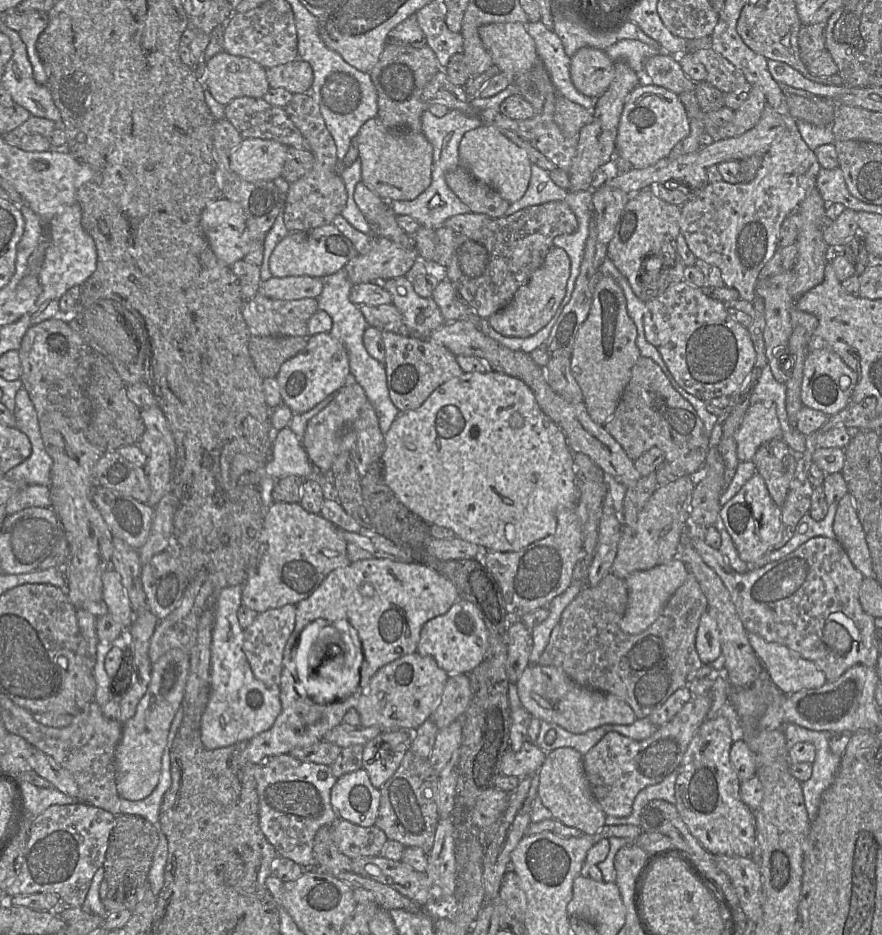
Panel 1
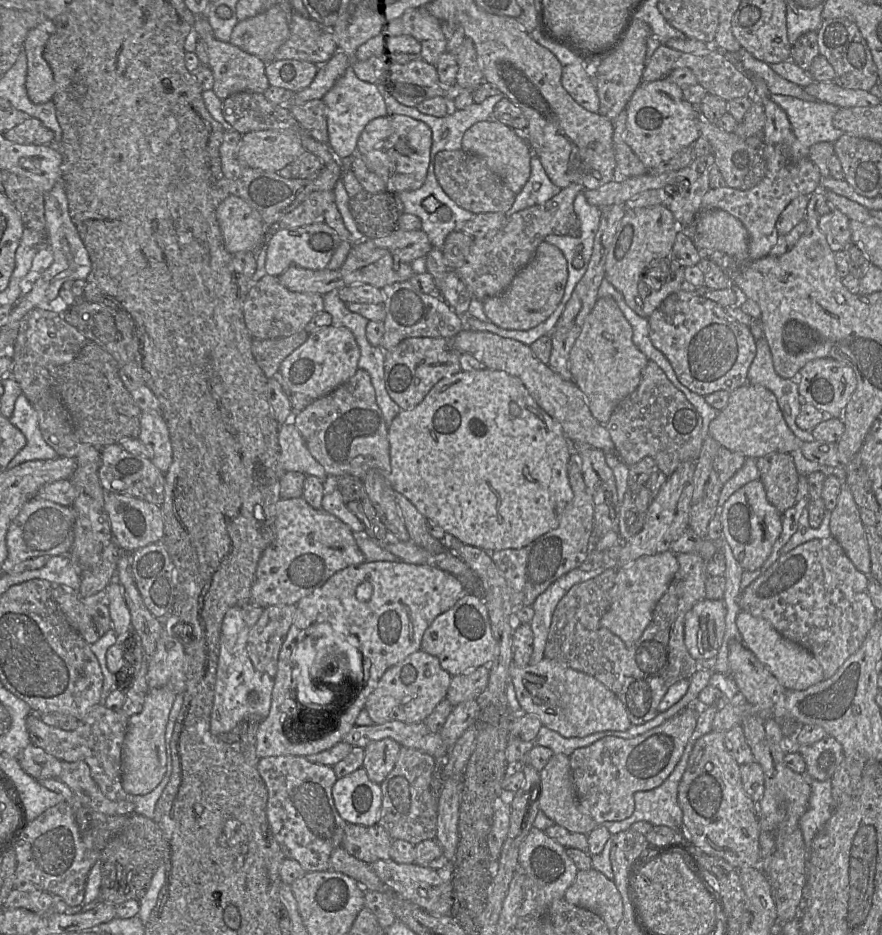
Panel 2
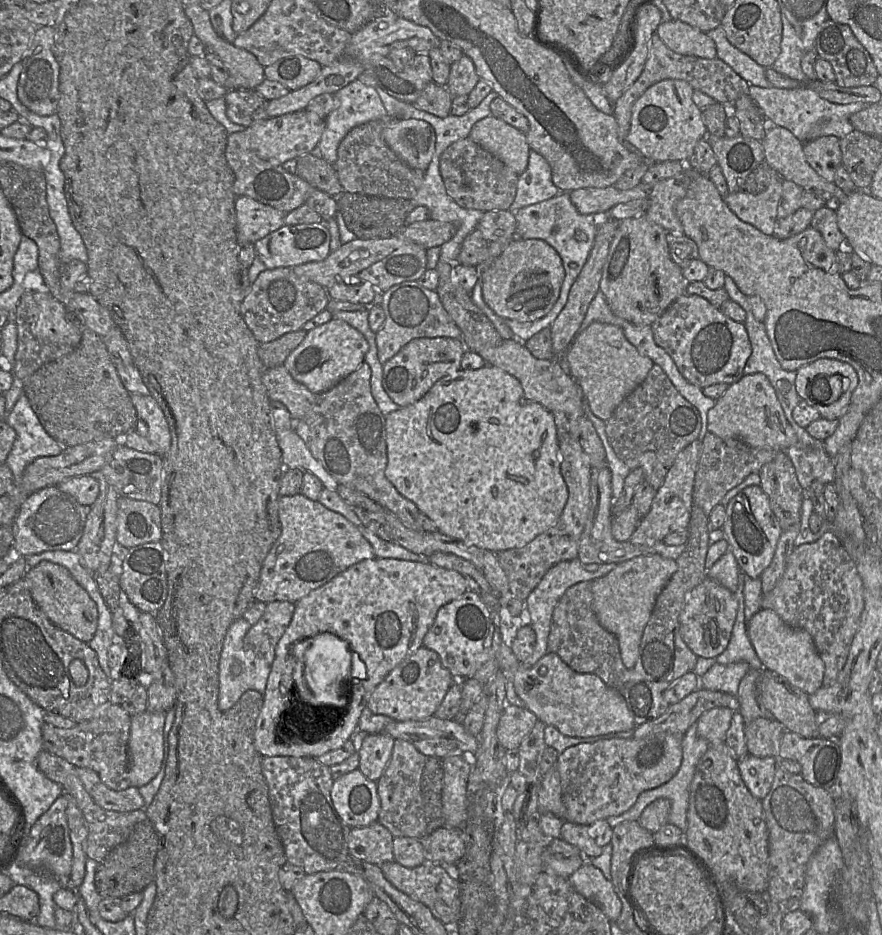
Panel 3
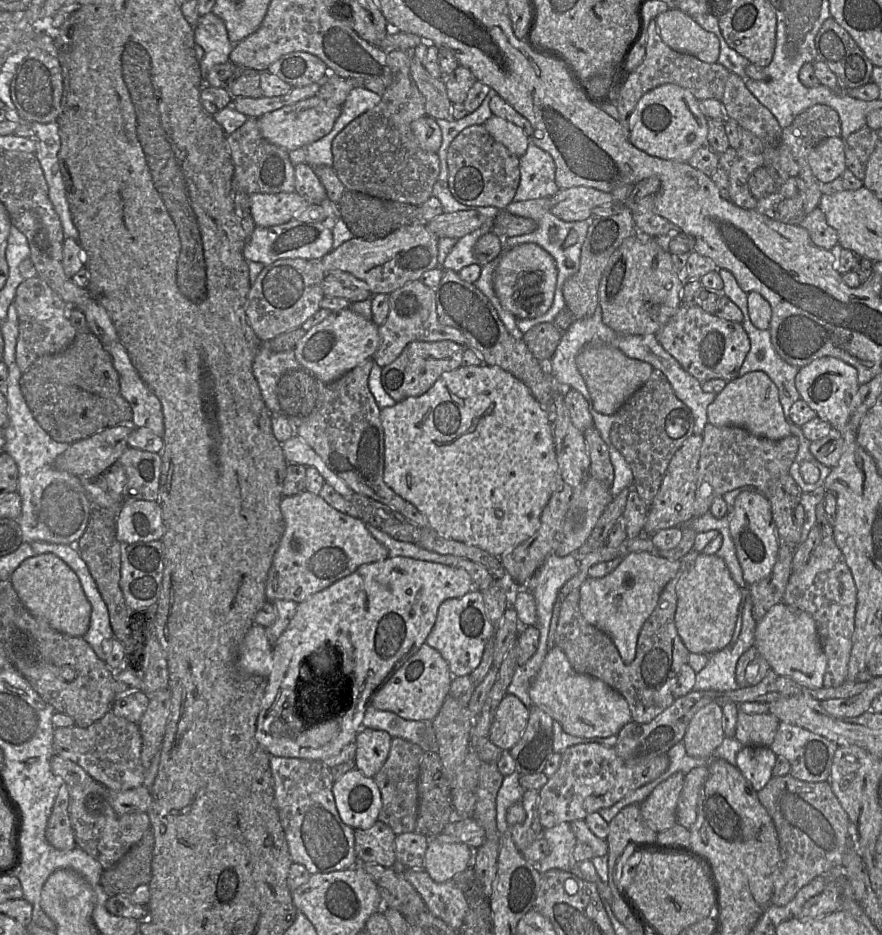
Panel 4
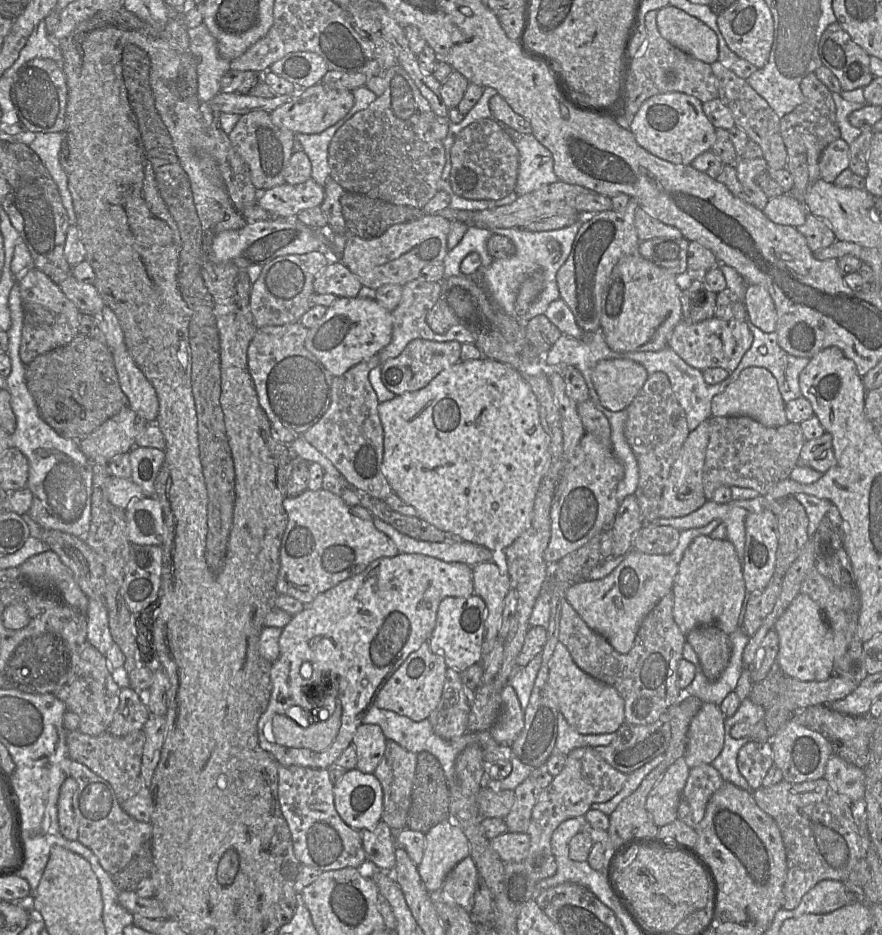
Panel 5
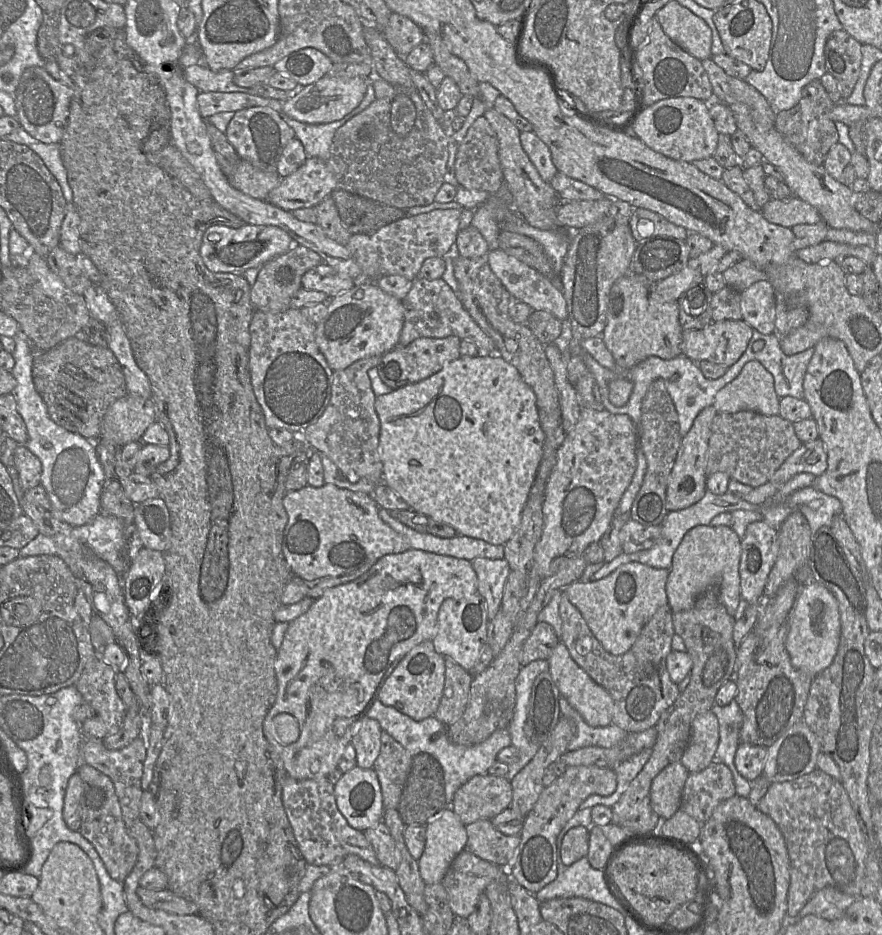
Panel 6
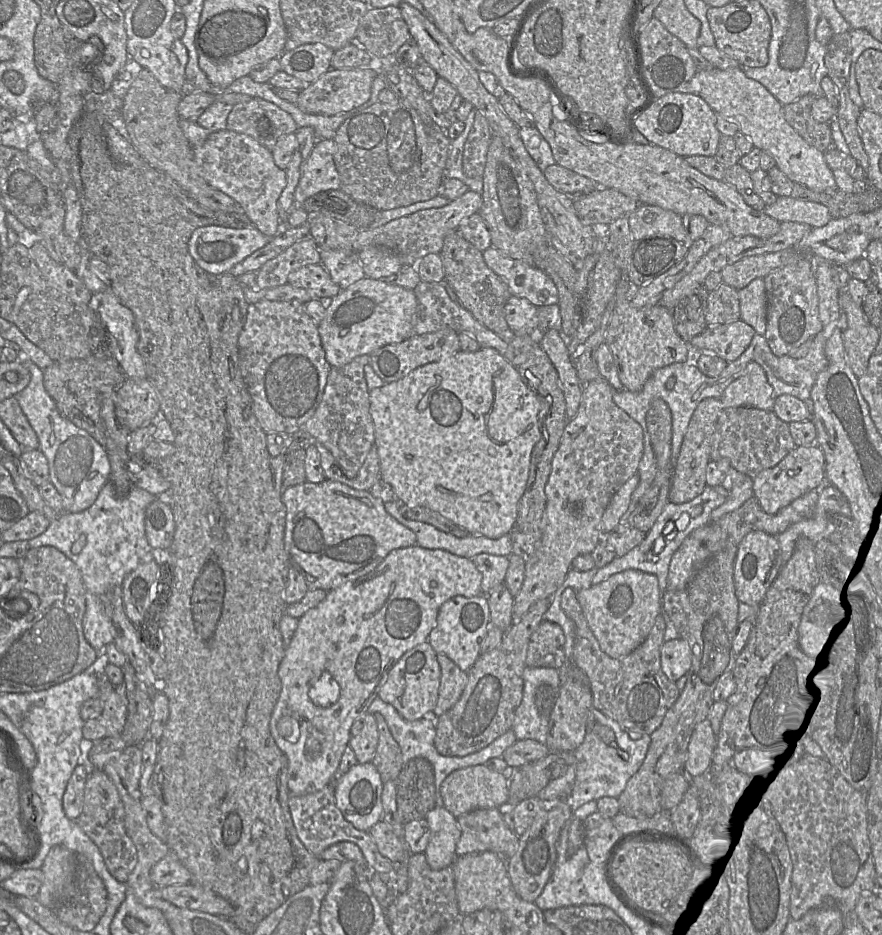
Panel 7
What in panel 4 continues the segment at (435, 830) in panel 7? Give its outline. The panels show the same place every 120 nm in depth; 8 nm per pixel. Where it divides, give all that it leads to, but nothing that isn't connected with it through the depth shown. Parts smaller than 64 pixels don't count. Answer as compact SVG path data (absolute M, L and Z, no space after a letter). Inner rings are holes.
M437 837L430 838L423 869L438 883L450 881L471 869L474 851L463 843L448 843L438 840Z

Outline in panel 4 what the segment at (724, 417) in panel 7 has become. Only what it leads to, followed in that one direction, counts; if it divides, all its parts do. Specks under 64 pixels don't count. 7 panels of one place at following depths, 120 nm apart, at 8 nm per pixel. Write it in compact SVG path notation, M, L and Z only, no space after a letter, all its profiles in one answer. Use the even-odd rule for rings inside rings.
M709 422L706 423L702 436L694 516L710 511L716 497L741 486L754 486L759 492L766 493L768 487L779 477L789 474L799 448L799 441L793 434L780 440L770 440L754 436L742 427L717 427Z

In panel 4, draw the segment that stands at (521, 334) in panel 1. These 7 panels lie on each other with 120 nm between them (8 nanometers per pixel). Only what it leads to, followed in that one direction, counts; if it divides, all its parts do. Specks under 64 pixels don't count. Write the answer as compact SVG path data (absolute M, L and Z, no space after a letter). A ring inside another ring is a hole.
M535 243L503 250L493 275L493 288L502 306L518 319L532 319L545 314L553 303L556 282L554 258Z

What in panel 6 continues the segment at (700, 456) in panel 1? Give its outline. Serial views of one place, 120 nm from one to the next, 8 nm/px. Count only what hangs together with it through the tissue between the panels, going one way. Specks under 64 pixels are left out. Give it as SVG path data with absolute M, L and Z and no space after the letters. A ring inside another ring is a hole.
M655 380L648 388L641 407L639 445L647 462L647 469L640 490L630 511L630 519L644 526L661 525L667 515L666 491L682 442L678 414L663 380Z

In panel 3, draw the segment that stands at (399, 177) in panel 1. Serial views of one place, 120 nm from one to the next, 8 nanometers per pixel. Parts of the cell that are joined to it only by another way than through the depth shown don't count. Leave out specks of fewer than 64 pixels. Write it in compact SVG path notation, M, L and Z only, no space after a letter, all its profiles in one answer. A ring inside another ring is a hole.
M392 119L384 128L382 137L408 166L426 171L436 144L436 134L429 123L418 119Z

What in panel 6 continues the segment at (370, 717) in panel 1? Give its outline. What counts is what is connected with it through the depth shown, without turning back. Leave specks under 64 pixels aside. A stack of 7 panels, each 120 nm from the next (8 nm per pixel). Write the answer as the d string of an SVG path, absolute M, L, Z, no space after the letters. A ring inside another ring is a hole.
M424 641L411 649L382 684L377 699L415 721L422 721L436 712L445 683L444 657L438 654L431 641Z

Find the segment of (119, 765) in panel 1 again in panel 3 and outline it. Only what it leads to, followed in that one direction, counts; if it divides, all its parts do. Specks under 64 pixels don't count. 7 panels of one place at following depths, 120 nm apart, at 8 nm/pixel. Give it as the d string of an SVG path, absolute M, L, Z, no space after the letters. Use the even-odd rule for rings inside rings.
M150 712L131 716L128 740L130 787L140 788L160 771L163 761L163 729L166 712Z

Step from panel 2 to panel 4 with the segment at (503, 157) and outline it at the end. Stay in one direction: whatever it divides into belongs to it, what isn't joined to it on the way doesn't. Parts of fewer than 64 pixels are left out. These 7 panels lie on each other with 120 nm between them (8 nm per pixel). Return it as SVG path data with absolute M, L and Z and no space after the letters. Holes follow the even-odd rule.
M492 115L483 125L490 135L511 153L518 157L525 154L529 137L519 126L495 115Z

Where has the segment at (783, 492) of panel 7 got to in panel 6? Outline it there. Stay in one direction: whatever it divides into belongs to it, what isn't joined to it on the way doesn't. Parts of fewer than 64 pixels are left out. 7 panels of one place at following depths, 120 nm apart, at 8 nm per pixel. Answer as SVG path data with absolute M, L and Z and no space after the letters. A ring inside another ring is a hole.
M817 438L802 445L785 461L768 482L784 485L799 473L820 476L828 466L827 452L823 441Z

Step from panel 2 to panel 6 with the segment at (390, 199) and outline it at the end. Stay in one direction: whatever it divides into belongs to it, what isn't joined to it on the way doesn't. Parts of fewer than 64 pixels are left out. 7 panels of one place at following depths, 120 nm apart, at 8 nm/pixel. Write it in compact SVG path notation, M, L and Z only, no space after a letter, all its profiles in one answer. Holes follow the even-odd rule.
M335 189L330 195L351 234L371 234L407 216L407 209L388 206L343 189Z

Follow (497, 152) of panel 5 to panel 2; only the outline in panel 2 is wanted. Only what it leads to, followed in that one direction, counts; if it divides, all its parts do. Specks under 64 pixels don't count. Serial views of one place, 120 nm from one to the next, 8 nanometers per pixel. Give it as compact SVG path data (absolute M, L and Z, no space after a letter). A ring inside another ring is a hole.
M463 149L438 152L435 158L435 175L444 192L456 204L474 214L506 213L513 205L517 195L489 169L482 158Z

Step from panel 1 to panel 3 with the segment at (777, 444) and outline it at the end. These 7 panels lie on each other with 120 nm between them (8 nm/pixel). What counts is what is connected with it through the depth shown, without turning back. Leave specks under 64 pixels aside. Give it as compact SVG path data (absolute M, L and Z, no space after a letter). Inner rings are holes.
M786 452L775 457L759 471L761 488L768 496L770 506L782 530L800 523L805 490L801 487L791 459Z

